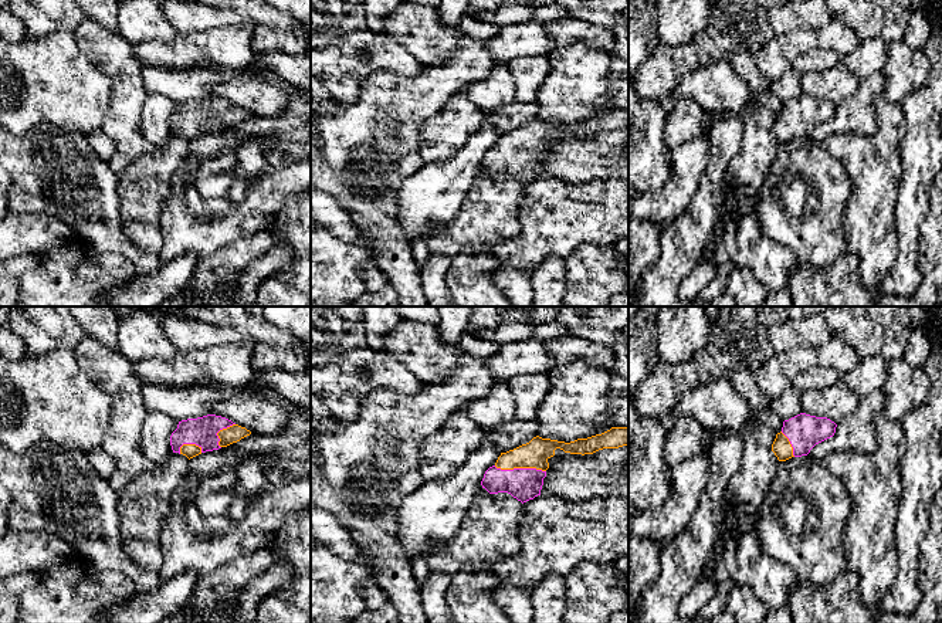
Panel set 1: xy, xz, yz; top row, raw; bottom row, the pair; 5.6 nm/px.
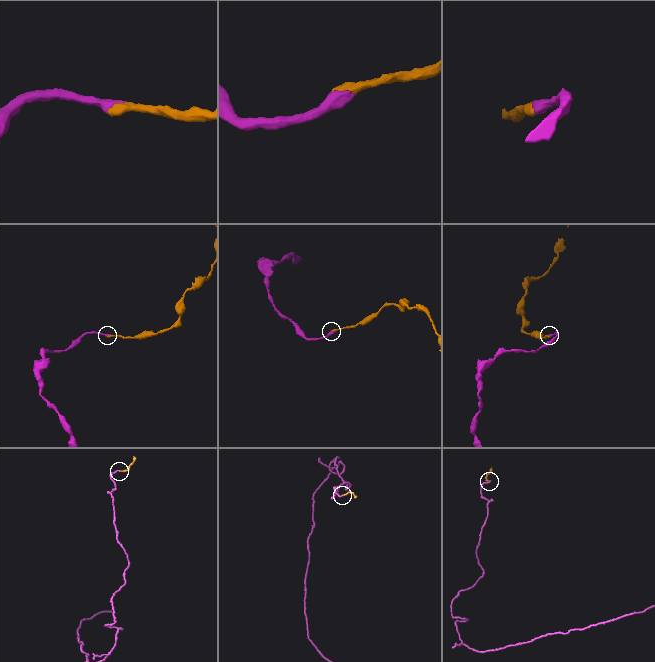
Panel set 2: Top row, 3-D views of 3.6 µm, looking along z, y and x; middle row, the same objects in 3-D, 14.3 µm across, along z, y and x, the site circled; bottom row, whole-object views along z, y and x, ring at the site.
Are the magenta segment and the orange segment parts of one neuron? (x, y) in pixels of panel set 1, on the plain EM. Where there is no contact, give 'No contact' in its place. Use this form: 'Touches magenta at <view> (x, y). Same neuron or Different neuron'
Touches magenta at xz (519, 151). Same neuron

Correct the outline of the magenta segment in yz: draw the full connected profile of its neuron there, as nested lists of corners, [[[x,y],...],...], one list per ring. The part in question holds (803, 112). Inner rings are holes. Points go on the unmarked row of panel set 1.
[[[800,95],[783,104],[782,114],[776,116],[772,133],[779,143],[807,138],[810,132],[834,118],[837,106],[827,99]]]

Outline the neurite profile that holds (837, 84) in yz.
[[[843,64],[827,71],[803,74],[802,94],[816,99],[827,99],[836,106],[860,89],[860,79]]]

